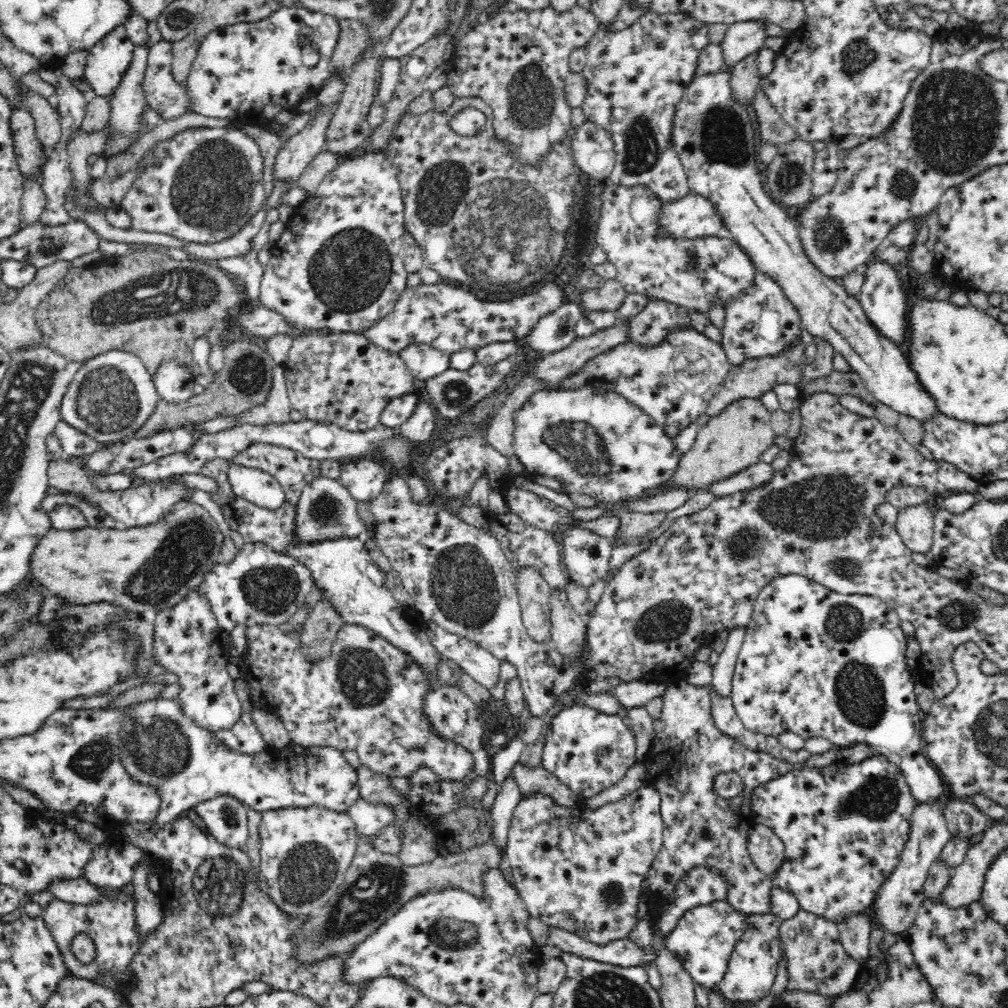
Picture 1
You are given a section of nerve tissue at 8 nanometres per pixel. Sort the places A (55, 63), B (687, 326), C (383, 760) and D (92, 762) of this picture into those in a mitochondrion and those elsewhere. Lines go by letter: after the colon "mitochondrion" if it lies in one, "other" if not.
A: other
B: other
C: other
D: mitochondrion

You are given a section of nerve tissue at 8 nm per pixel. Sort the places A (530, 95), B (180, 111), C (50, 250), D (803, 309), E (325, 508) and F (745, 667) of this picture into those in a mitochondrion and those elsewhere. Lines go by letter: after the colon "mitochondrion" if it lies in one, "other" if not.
A: mitochondrion
B: other
C: other
D: other
E: mitochondrion
F: other

